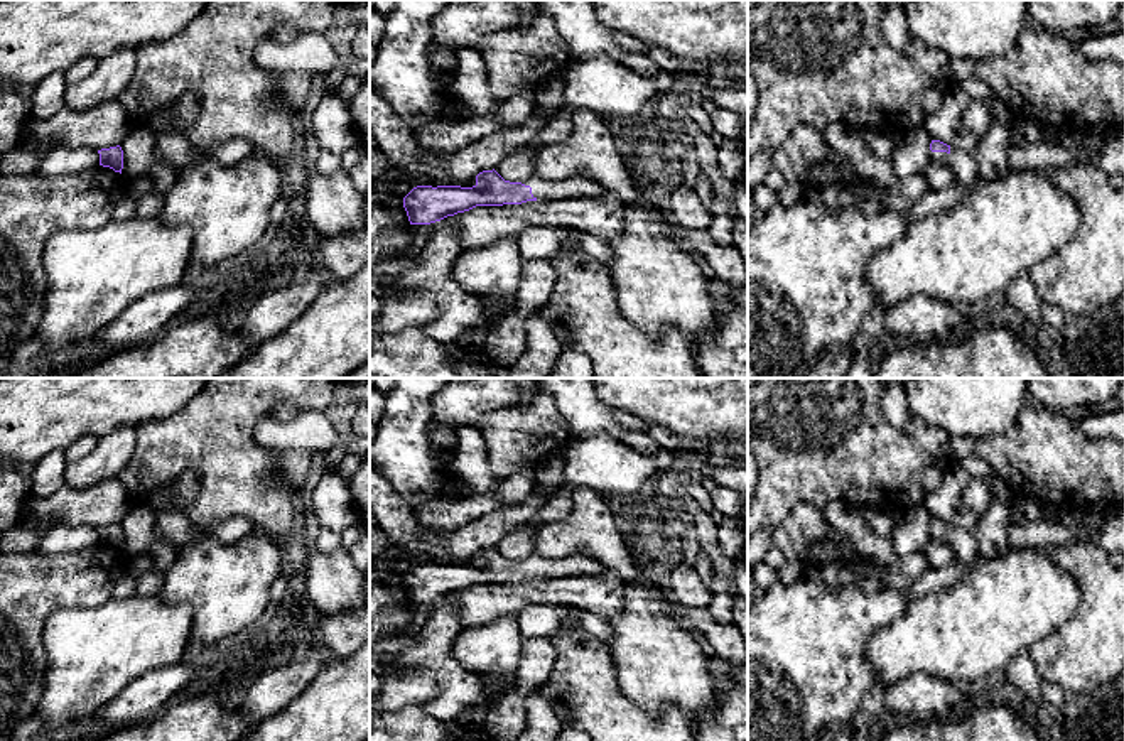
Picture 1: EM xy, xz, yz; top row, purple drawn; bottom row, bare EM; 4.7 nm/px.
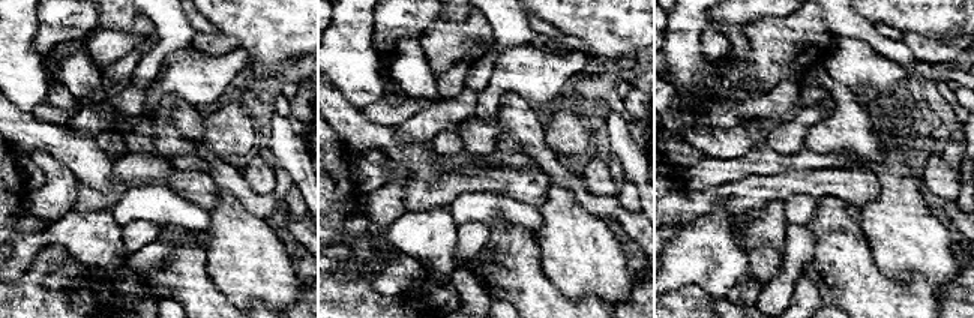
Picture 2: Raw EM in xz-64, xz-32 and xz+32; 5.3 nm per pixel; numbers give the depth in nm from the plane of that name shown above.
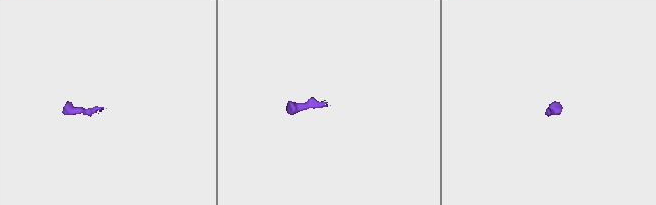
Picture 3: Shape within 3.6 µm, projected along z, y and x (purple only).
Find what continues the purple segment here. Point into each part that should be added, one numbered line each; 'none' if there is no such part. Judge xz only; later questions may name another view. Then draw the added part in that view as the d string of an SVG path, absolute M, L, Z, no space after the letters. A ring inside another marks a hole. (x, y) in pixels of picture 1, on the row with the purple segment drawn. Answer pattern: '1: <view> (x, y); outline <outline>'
1: xz (544, 189); outline M533 176L521 184L530 186L533 197L540 201L596 197L606 192L599 182L581 176L567 177L562 181L548 181Z

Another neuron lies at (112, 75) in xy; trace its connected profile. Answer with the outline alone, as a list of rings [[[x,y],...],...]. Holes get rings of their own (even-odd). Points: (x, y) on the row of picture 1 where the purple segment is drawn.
[[[118,51],[103,59],[91,76],[66,88],[64,105],[69,110],[86,110],[101,101],[118,100],[135,74],[137,51]]]

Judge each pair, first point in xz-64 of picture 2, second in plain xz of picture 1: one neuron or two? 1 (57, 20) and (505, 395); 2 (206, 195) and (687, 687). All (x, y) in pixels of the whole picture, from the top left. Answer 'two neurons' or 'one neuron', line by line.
1: one neuron
2: two neurons

